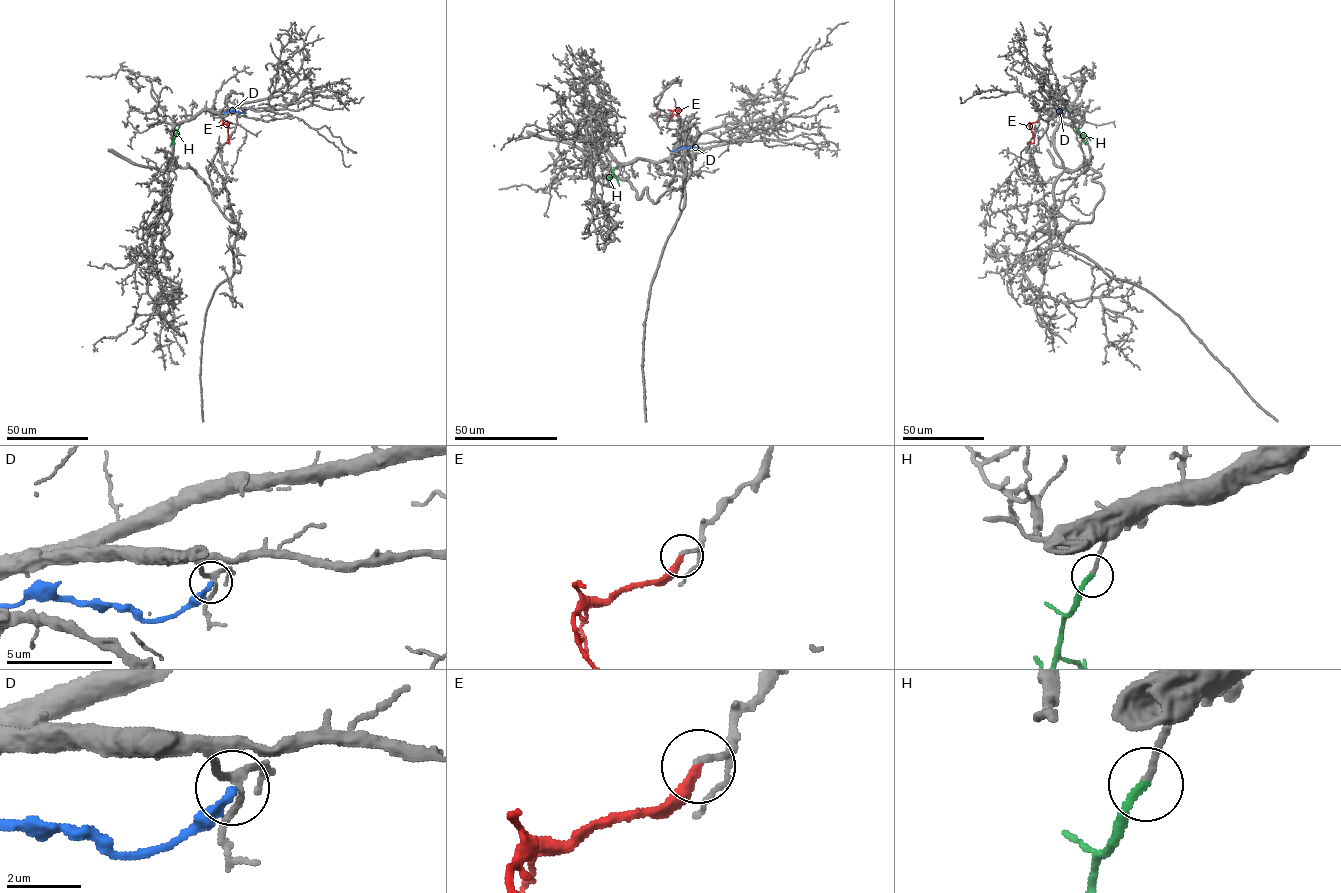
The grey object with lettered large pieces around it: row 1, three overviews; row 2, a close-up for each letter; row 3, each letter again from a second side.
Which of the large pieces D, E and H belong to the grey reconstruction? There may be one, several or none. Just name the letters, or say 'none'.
H

